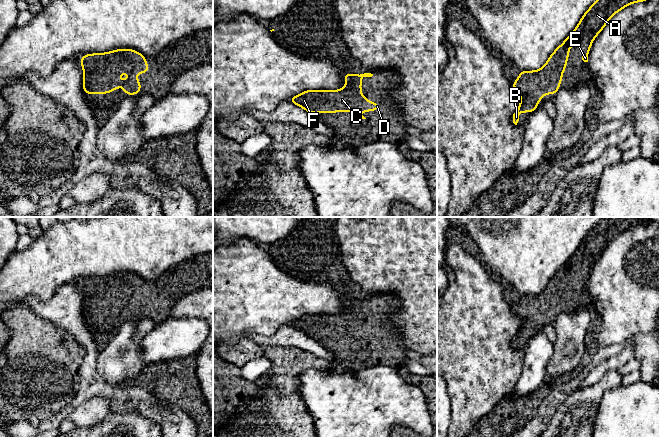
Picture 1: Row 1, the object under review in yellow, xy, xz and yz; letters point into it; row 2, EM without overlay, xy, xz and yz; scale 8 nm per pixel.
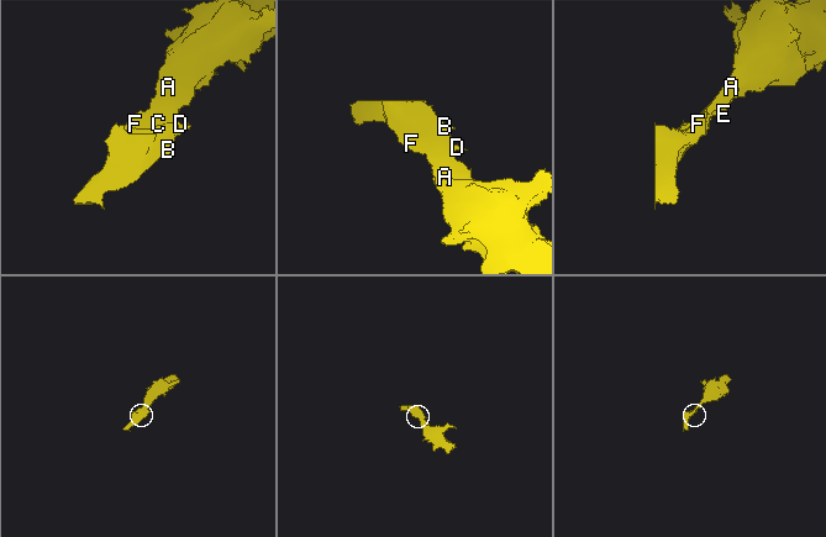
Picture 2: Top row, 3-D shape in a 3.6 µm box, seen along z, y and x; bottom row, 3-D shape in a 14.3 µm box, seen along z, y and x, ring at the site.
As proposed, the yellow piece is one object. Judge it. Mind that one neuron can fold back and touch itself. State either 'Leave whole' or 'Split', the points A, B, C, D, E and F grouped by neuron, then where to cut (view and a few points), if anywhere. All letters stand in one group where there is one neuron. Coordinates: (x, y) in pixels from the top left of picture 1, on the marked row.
Leave whole. Groups: A B C D E F. No split

